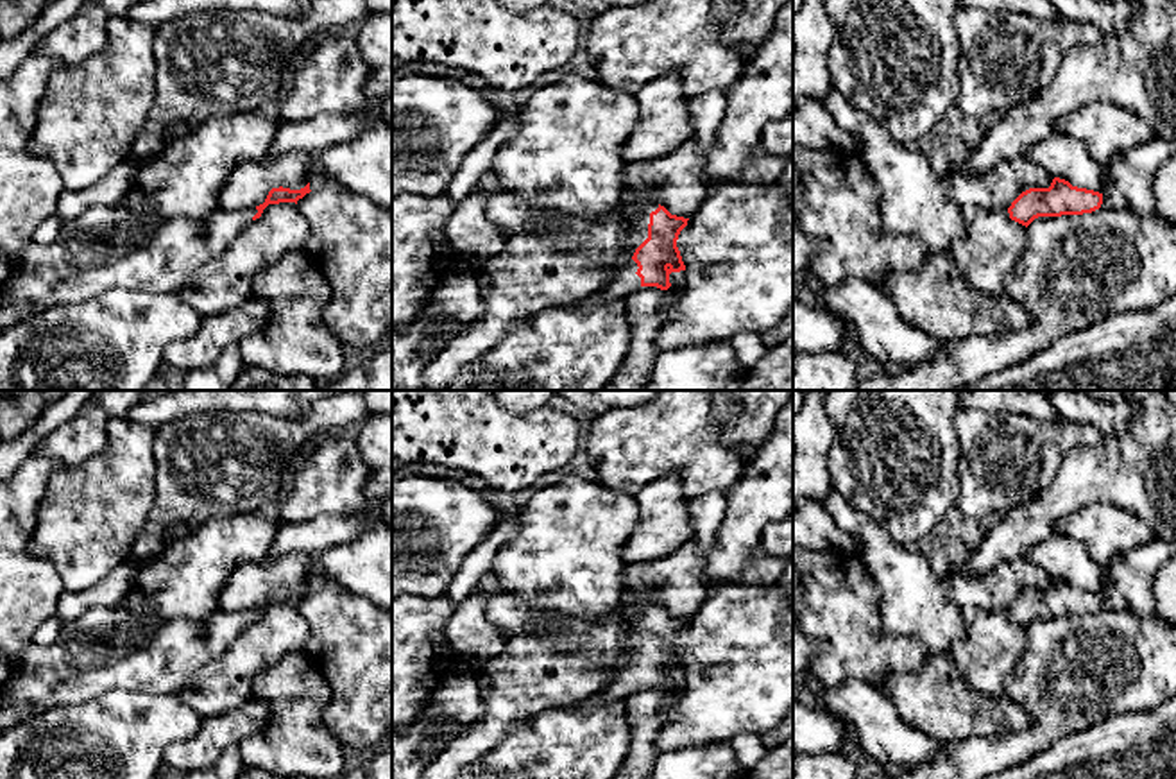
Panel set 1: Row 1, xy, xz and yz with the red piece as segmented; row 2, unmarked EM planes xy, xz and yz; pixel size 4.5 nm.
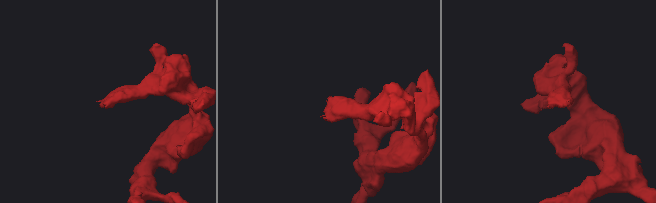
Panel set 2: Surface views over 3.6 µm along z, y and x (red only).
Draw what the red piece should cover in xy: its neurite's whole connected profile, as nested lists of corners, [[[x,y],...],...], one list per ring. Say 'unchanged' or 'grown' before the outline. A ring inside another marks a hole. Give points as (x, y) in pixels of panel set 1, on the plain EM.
grown; [[[310,584],[301,591],[272,589],[263,605],[245,612],[218,611],[200,621],[158,620],[116,607],[93,607],[81,618],[64,623],[52,645],[29,643],[20,655],[20,666],[13,670],[7,682],[0,688],[0,736],[14,725],[34,718],[36,715],[61,706],[84,704],[107,691],[125,689],[134,693],[163,695],[179,693],[192,677],[209,661],[224,654],[236,636],[252,621],[260,620],[268,605],[295,604],[310,595]]]

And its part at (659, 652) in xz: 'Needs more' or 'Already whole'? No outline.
Needs more

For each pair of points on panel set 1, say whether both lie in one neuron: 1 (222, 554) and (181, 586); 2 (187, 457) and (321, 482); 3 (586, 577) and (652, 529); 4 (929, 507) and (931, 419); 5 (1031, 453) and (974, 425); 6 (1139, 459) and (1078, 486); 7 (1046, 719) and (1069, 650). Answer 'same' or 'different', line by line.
1: same
2: different
3: different
4: same
5: same
6: same
7: same

